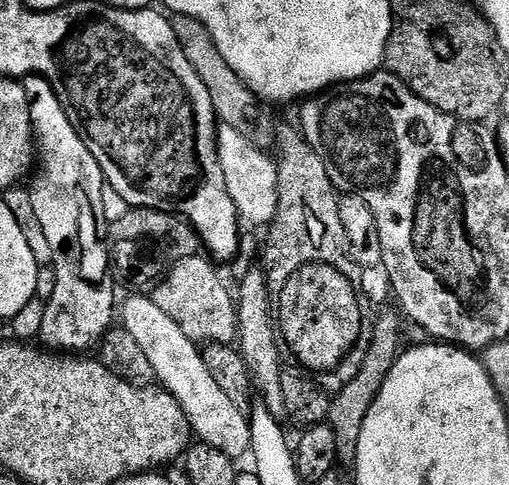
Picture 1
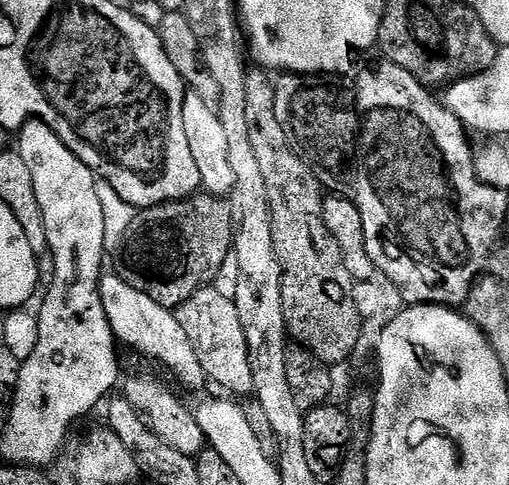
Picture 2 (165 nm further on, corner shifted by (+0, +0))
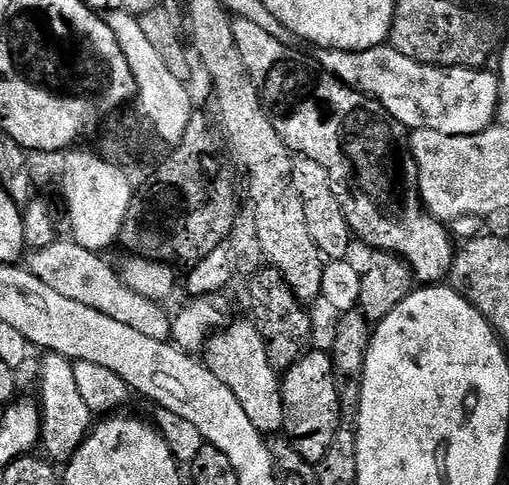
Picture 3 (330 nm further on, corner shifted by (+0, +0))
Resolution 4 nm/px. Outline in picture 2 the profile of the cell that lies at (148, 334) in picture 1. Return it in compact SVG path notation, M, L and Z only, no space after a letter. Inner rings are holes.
M108 274L104 281L99 281L98 293L108 315L113 337L145 352L152 360L160 360L162 367L169 368L182 383L189 384L190 387L196 388L200 383L205 383L202 362L198 362L198 354L194 354L194 346L190 346L190 338L186 338L186 330L182 330L171 307L163 308L156 301L159 299L155 295L130 286L115 274Z

